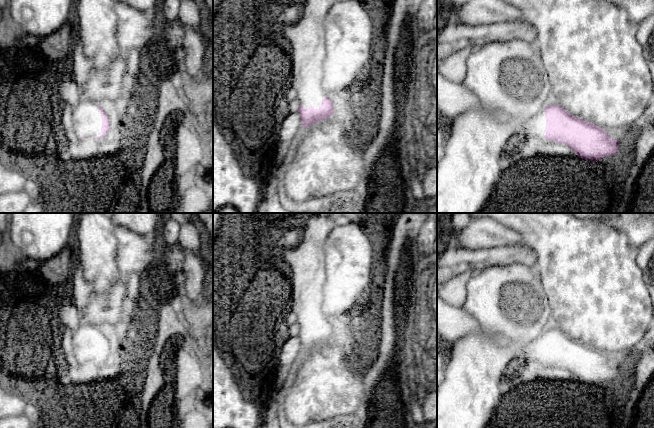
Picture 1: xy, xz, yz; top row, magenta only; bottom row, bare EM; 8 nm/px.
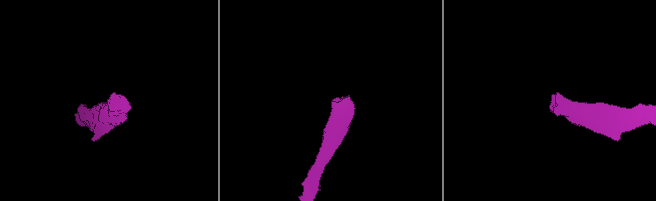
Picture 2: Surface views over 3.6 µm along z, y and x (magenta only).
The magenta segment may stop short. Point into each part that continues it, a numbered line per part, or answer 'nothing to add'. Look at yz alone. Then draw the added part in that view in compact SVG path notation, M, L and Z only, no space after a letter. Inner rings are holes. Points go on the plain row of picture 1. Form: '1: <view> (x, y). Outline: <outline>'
1: yz (536, 349). Outline: M545 335L535 338L532 342L522 345L516 352L515 358L523 358L526 361L543 358L546 351Z

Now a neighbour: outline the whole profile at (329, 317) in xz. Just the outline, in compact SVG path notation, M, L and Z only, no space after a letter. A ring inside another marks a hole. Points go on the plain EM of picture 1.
M323 291L323 298L321 299L321 309L322 309L322 312L325 314L325 319L326 319L331 325L334 324L334 315L328 313L329 311L331 311L331 309L326 309L326 308L325 308L325 303L324 303L324 291Z

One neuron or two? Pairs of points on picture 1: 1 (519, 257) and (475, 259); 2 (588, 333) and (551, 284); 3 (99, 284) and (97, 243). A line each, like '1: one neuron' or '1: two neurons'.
1: one neuron
2: one neuron
3: one neuron

